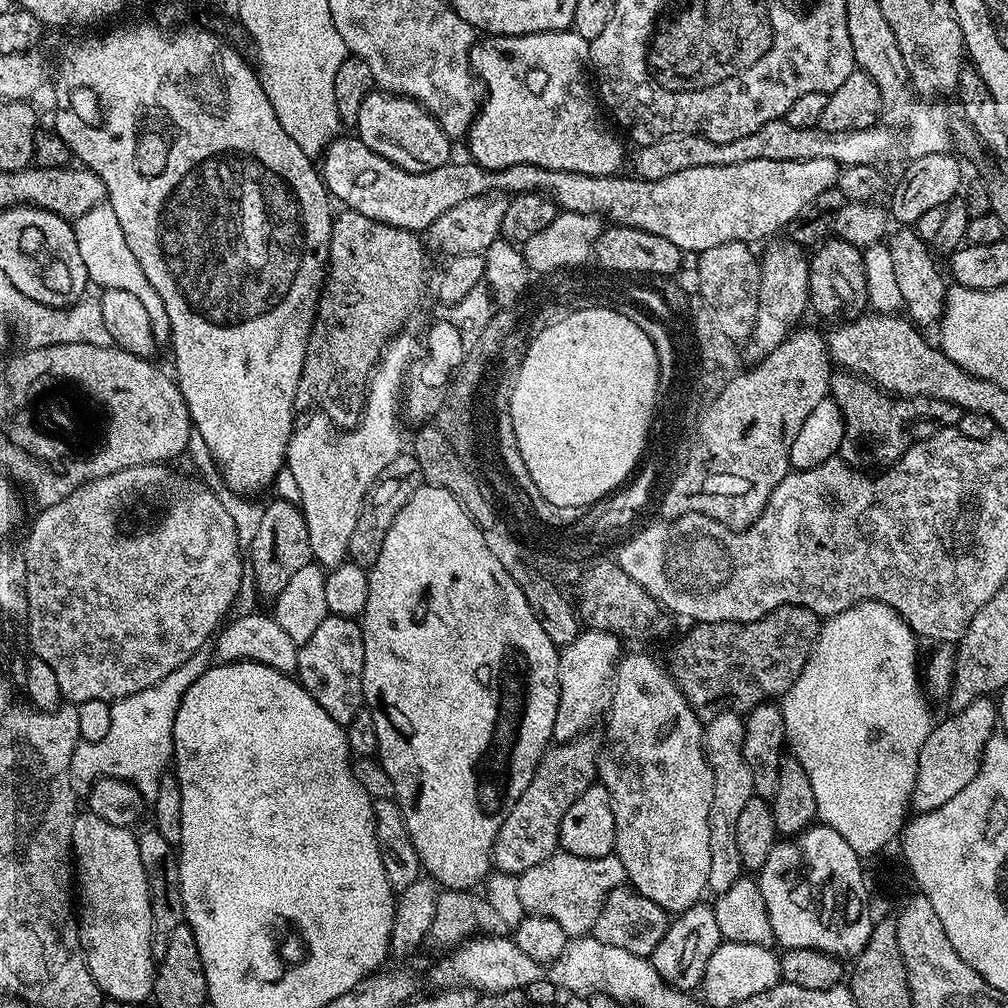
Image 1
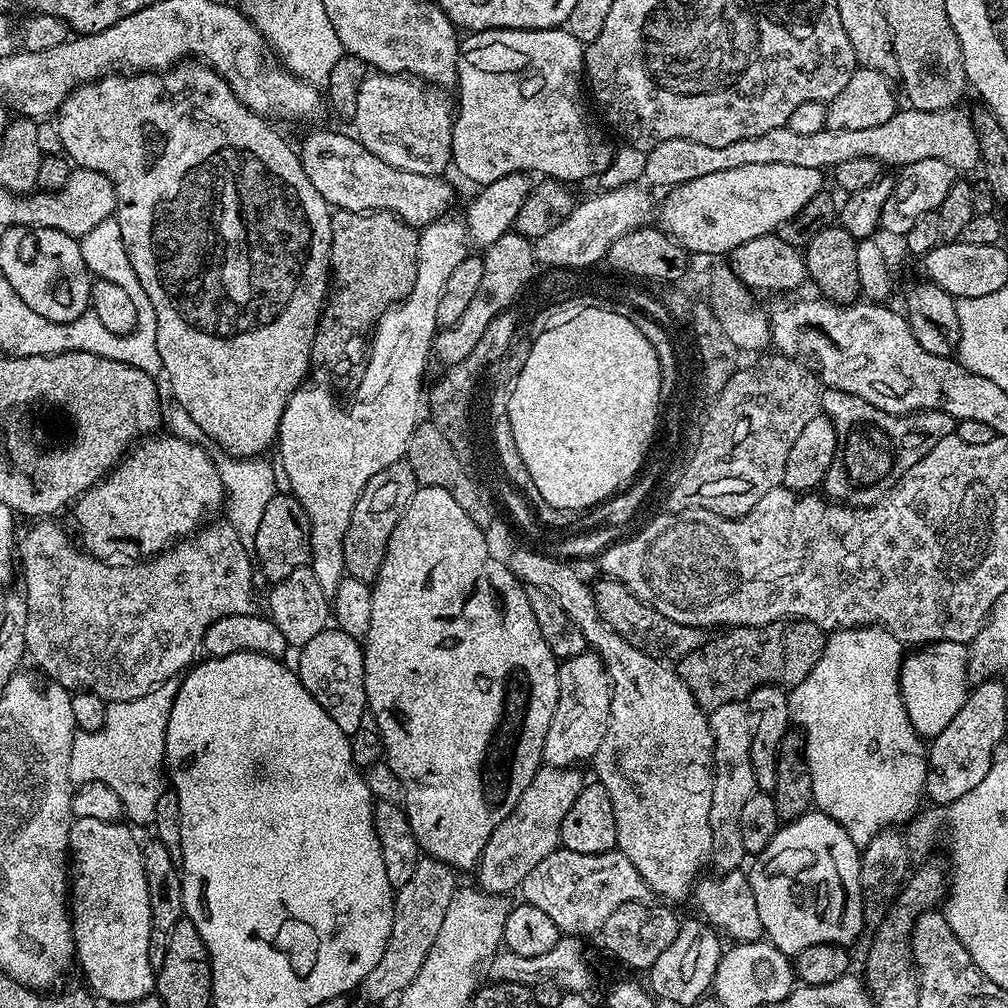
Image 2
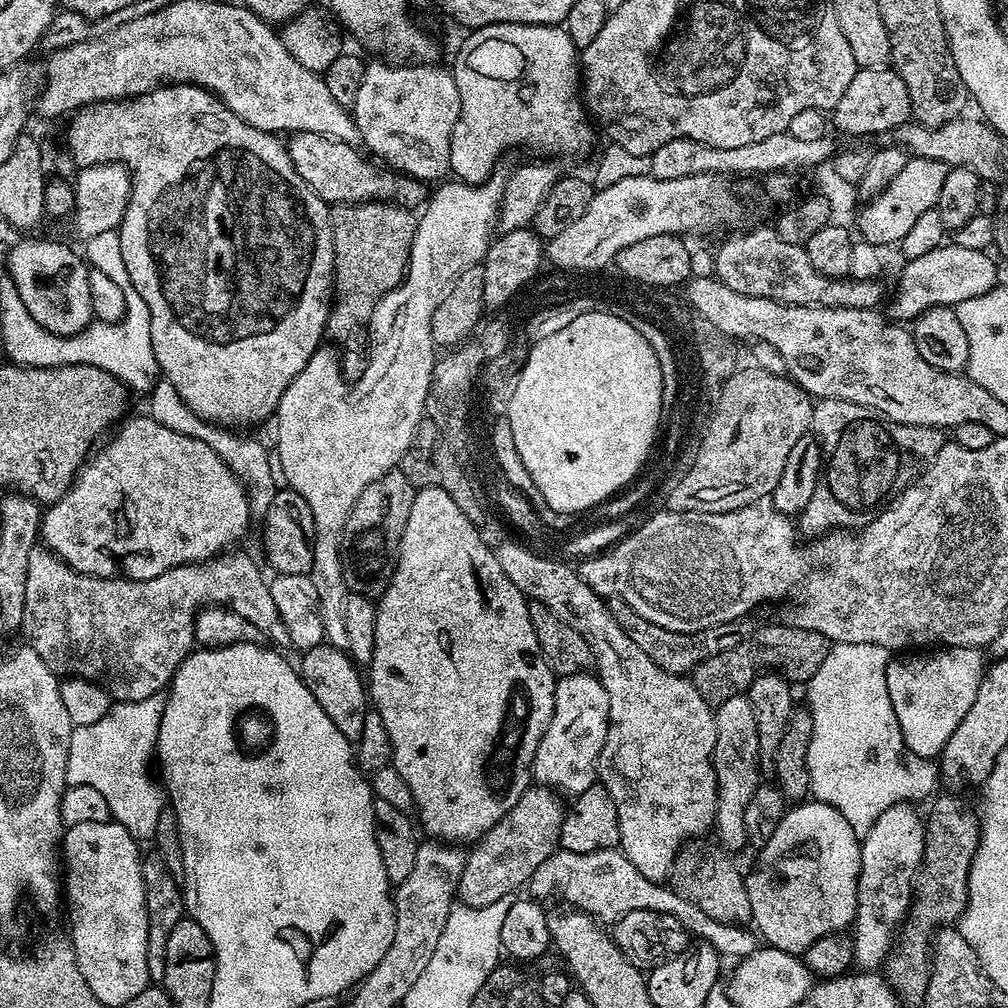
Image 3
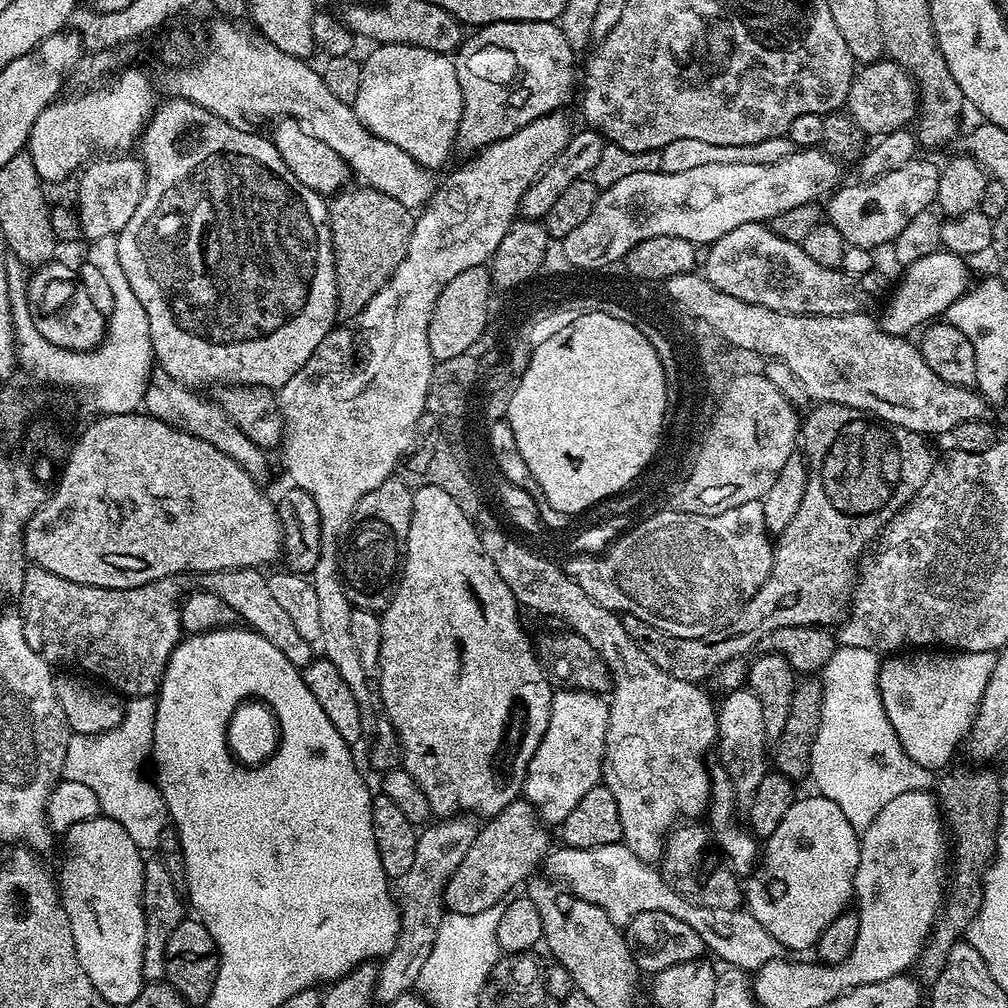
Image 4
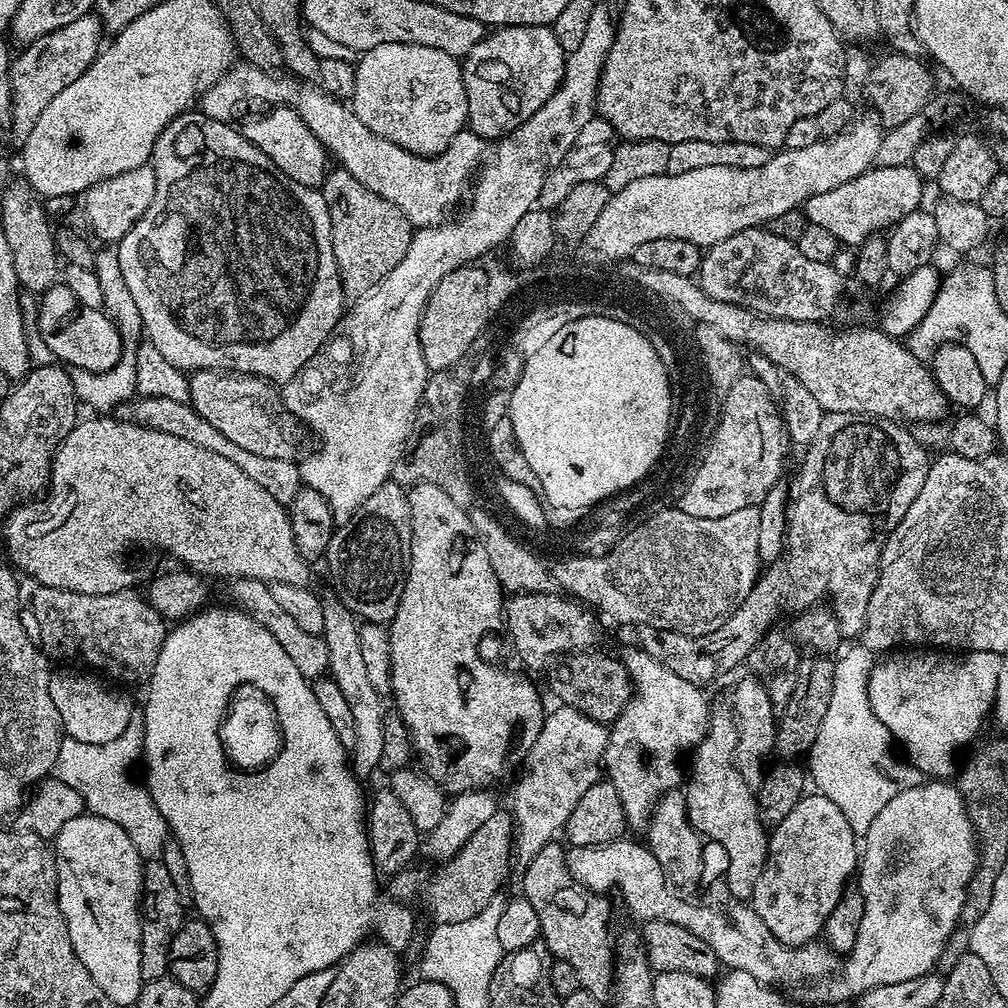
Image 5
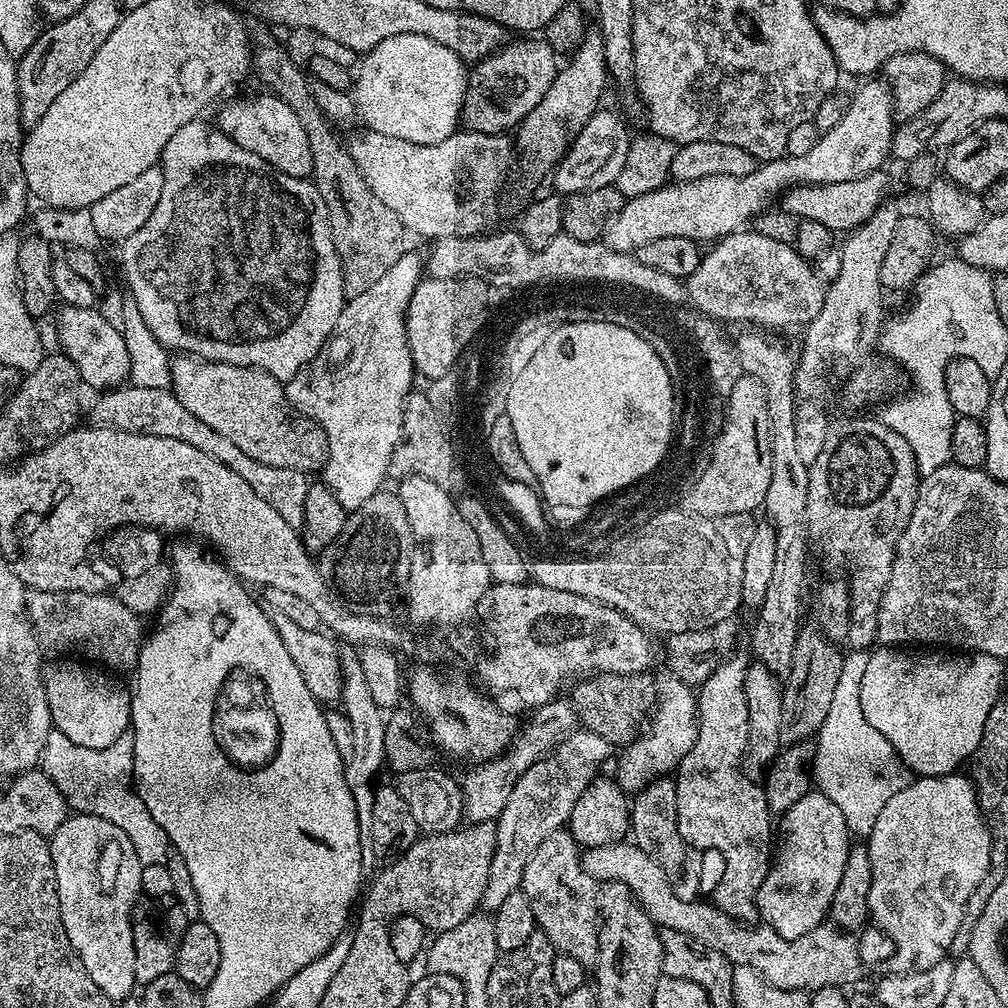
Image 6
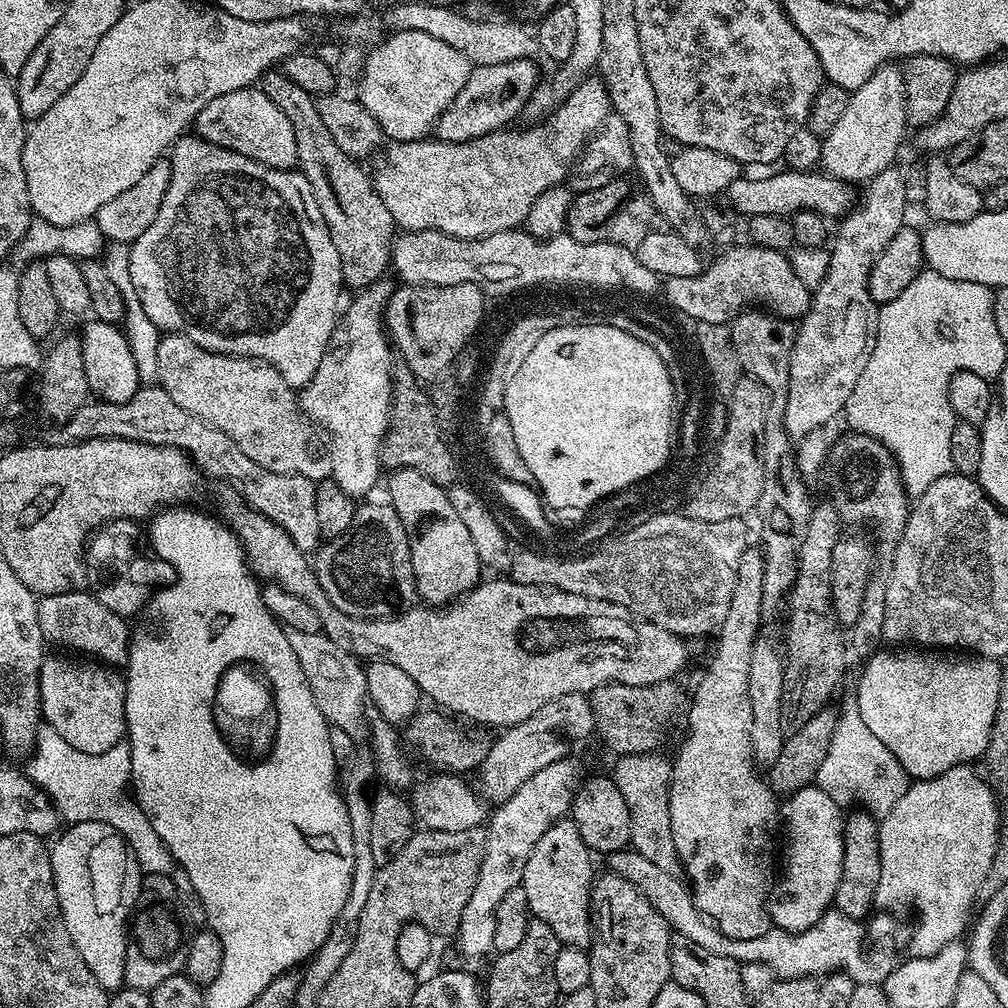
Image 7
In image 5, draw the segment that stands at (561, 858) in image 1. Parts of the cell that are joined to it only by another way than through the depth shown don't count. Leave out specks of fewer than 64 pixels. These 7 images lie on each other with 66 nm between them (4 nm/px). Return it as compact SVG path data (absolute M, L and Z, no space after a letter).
M621 838L614 842L606 842L602 846L569 847L566 855L570 874L574 874L578 883L585 884L592 892L608 894L611 893L611 888L616 888L617 894L624 899L629 914L637 916L640 922L665 920L666 922L674 922L678 926L686 926L686 930L690 930L690 934L698 934L698 938L702 938L702 942L706 942L706 946L710 946L710 950L714 950L714 954L720 959L720 963L725 969L746 970L746 974L758 978L758 982L763 984L781 986L780 984L801 983L800 985L803 985L805 982L822 980L837 971L838 954L834 950L830 950L827 944L815 939L811 940L809 944L792 948L788 944L778 942L778 938L774 938L774 934L770 934L766 922L762 922L762 918L758 918L756 911L747 903L732 902L724 908L729 907L725 912L719 912L722 911L719 907L709 906L704 902L696 904L697 902L692 900L683 900L670 894L668 883L662 874L662 866L658 866L658 858L654 858L652 851L641 841L639 844L636 840L628 839Z

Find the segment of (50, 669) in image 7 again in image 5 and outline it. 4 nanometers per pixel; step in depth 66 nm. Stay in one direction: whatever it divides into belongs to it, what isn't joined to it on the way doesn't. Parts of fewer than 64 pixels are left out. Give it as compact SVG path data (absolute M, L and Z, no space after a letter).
M76 670L53 671L49 675L50 698L58 709L63 733L72 740L101 744L112 740L129 725L136 708L124 692L112 688L96 677Z

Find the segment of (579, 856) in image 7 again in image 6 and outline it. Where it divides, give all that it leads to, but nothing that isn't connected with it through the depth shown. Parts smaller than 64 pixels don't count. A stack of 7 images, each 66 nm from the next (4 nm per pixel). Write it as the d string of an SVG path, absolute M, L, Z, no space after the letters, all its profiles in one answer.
M561 830L545 838L526 862L520 887L534 910L537 929L547 934L556 951L578 958L585 966L595 965L600 945L601 885L584 869L582 849L571 832Z

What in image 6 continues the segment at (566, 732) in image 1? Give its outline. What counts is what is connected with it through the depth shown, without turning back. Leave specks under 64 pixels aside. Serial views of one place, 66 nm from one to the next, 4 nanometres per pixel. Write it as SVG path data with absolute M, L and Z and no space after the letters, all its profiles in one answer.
M577 730L565 736L555 749L544 755L510 790L506 810L496 820L496 853L490 864L490 878L484 891L483 907L495 910L509 894L521 891L522 874L526 874L526 862L534 850L542 846L550 834L561 831L570 818L570 810L578 803L578 797L590 782L601 775L608 755L614 752L606 738L587 730Z

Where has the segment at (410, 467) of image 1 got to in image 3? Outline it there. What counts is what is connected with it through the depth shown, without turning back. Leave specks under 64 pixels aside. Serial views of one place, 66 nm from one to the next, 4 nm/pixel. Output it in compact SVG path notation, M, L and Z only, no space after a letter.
M401 470L382 474L362 494L346 518L346 526L340 539L340 557L344 567L344 584L349 593L369 598L379 598L388 589L394 561L400 551L402 530L406 530L406 518L410 518L410 506L414 506L416 487Z

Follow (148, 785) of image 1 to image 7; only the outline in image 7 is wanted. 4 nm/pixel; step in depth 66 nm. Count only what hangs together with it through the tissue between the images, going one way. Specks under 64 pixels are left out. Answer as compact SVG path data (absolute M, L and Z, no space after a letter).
M41 723L36 732L36 747L27 757L26 775L52 800L61 821L68 824L78 822L106 822L114 826L128 841L128 851L142 870L168 870L174 861L168 846L154 834L150 818L130 795L132 763L130 746L118 743L103 754L84 754L70 746L48 723Z

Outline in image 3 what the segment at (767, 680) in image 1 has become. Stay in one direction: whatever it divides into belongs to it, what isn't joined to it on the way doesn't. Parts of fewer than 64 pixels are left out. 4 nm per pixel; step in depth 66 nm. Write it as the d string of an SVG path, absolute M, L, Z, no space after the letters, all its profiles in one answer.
M792 622L768 624L765 628L757 627L751 636L738 642L738 646L722 650L722 654L714 654L714 658L706 658L690 674L690 679L698 694L702 694L708 704L719 706L726 702L726 698L745 695L754 678L765 670L775 670L789 682L806 682L814 678L829 647L830 642L826 637L814 630L797 628Z

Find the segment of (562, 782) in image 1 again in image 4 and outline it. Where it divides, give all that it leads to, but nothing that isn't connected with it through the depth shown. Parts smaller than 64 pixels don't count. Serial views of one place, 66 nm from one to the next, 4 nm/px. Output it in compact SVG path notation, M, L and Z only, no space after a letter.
M523 798L507 804L498 815L487 817L479 825L470 850L466 850L462 866L454 870L444 887L445 909L458 914L482 914L482 910L490 910L490 906L515 893L515 888L520 883L521 887L543 865L550 851L547 831L535 808Z

